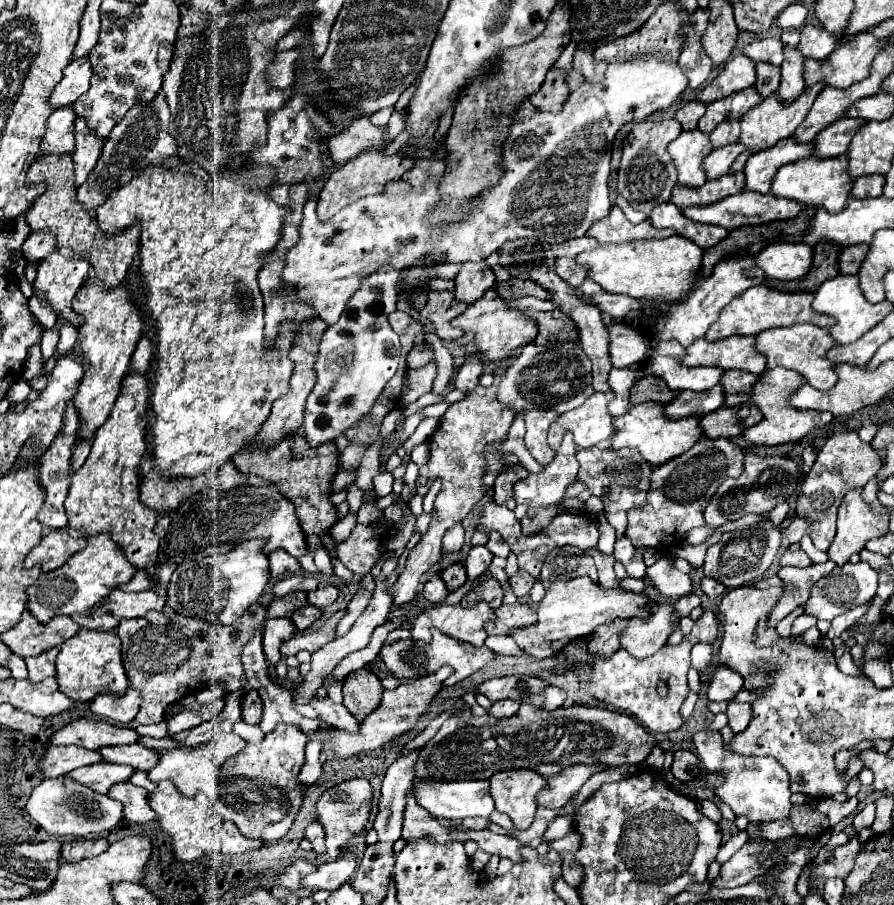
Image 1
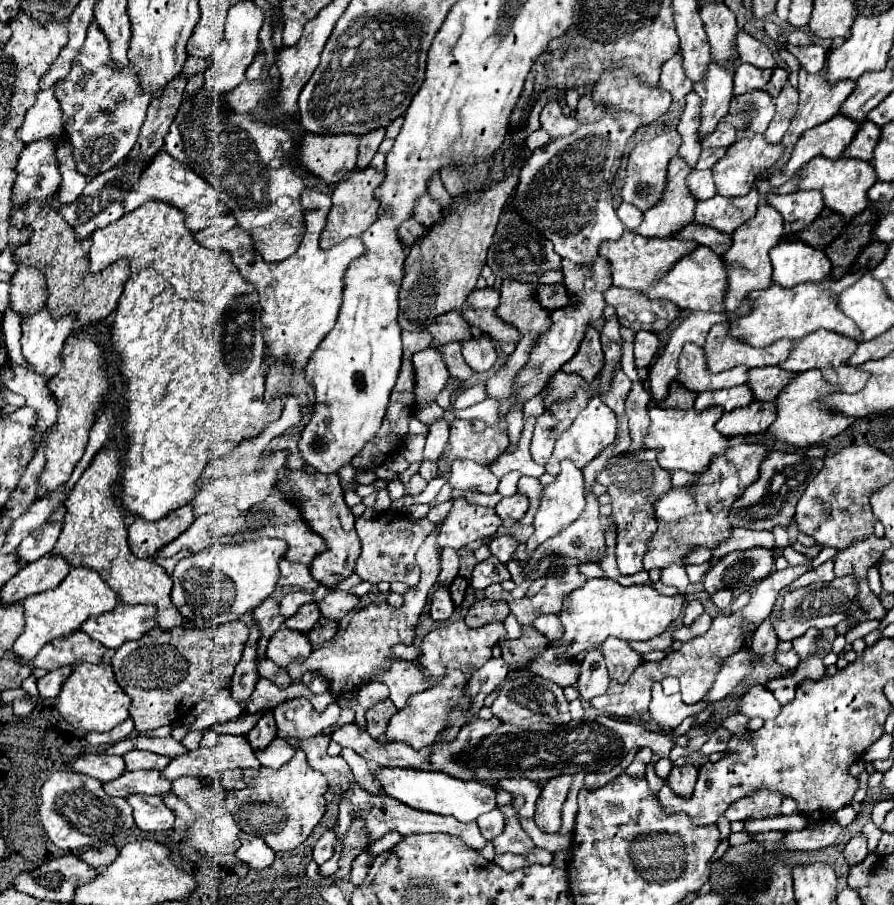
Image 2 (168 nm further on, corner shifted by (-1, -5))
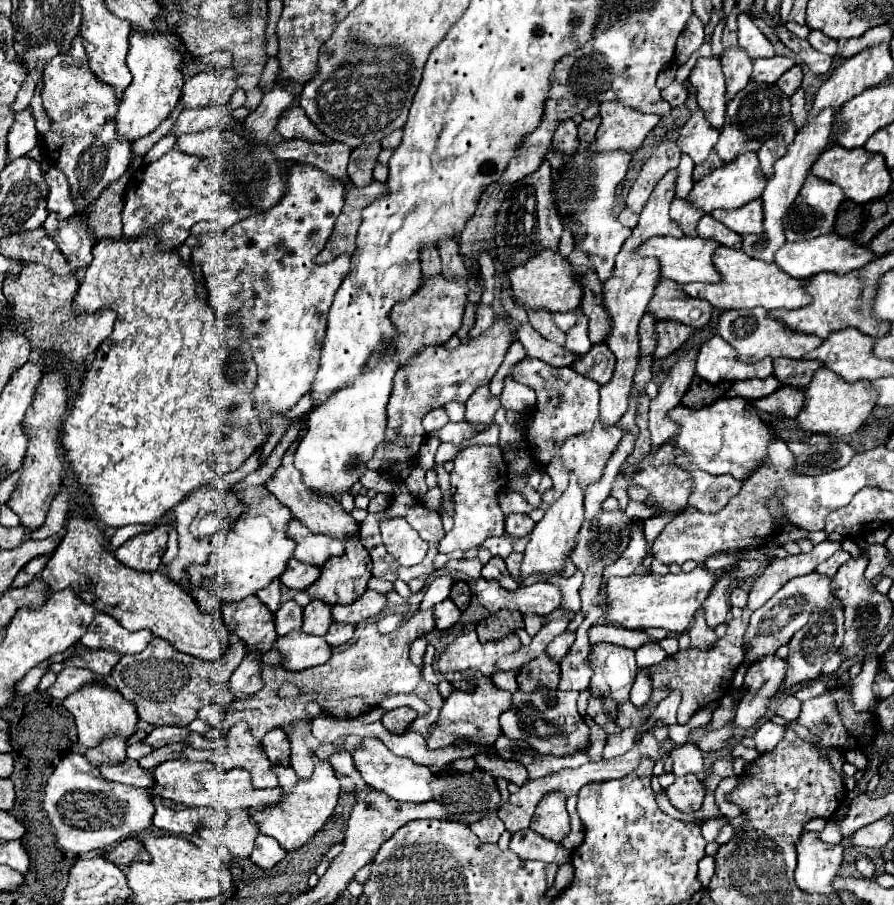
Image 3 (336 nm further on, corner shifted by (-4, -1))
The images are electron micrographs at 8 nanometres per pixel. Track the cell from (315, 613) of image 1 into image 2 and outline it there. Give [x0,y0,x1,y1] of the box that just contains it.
[307,617,337,645]

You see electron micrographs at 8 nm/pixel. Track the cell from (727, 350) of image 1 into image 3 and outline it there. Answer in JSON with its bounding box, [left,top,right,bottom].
[718,307,824,363]

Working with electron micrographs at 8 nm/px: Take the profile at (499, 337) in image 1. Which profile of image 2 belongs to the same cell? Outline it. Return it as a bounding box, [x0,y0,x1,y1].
[497,281,549,335]

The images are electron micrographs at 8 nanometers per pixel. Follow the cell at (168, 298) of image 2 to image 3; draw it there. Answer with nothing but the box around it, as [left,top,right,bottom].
[62,233,266,527]

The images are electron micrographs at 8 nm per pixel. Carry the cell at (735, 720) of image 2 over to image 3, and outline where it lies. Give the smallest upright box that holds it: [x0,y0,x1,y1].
[754,721,784,753]

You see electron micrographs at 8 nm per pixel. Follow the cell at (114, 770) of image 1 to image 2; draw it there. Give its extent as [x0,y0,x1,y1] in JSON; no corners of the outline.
[103,771,171,797]

